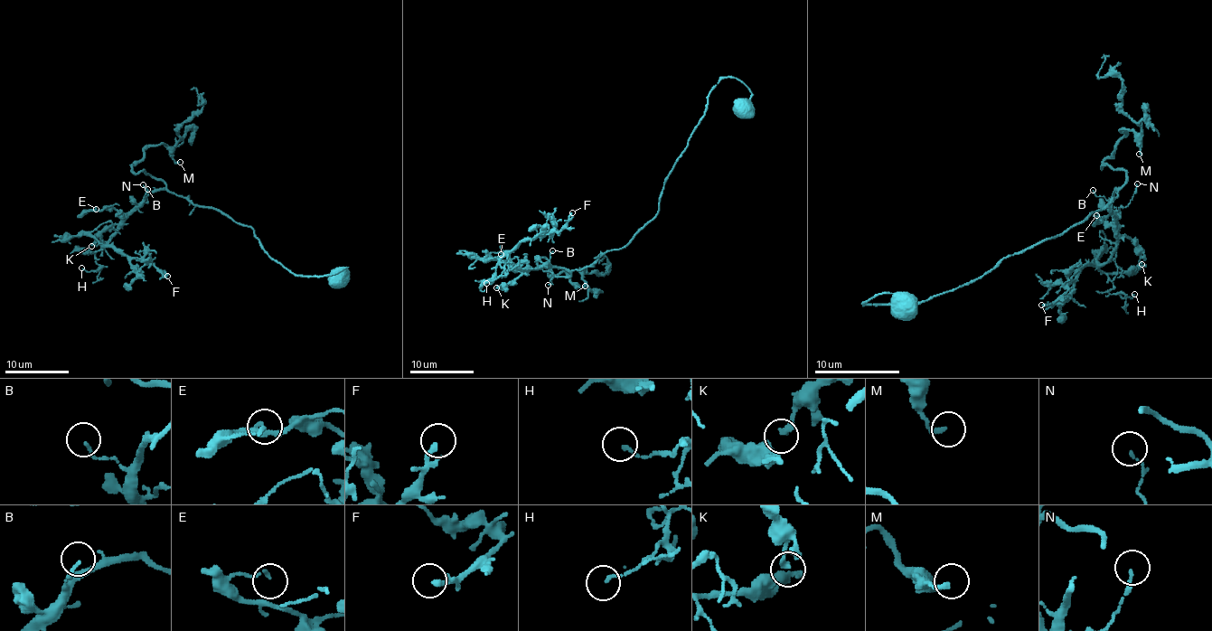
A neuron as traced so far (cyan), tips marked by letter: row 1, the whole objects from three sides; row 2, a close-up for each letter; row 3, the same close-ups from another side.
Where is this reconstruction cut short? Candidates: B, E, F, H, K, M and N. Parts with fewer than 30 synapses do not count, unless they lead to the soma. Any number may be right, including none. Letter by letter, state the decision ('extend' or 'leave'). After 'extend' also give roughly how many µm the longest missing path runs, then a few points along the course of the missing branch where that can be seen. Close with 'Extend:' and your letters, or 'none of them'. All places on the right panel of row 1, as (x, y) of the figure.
B: leave
E: leave
F: leave
H: leave
K: leave
M: leave
N: leave
Extend: none of them

